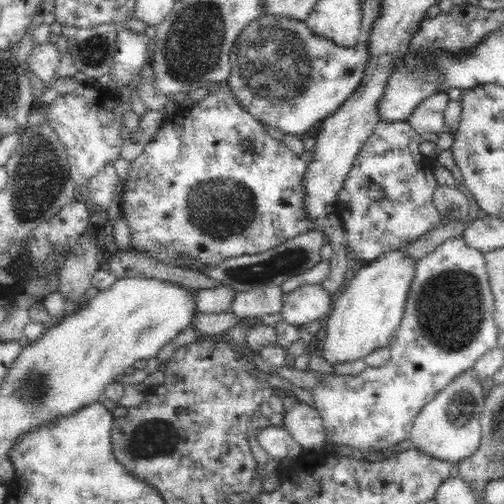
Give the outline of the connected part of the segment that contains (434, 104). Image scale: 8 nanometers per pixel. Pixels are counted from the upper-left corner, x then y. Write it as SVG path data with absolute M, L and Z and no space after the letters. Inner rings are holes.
M436 92L423 98L408 115L407 122L423 141L436 143L440 135L447 131L444 113L449 100L447 92Z

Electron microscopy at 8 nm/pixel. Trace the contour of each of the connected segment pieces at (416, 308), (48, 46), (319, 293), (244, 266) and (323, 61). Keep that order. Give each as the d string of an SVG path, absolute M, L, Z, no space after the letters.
M447 237L440 246L437 246L432 252L424 256L424 258L418 259L416 276L414 276L414 282L410 286L404 316L400 326L398 326L398 329L394 332L389 342L390 360L384 366L366 366L360 374L350 374L350 376L335 373L326 374L319 378L320 382L310 391L314 400L315 410L318 411L318 414L323 420L326 433L325 443L332 445L344 444L344 446L356 448L356 450L364 453L377 452L380 449L386 449L390 446L400 444L402 440L410 438L414 418L422 411L422 408L428 402L434 400L442 390L445 390L450 385L450 382L453 382L460 374L468 372L482 356L485 356L490 350L497 347L498 329L494 325L493 294L491 293L491 286L487 275L486 261L483 252L476 249L476 247L468 245L464 237Z
M48 41L34 45L29 57L22 63L44 86L52 87L62 56L62 53L58 51L57 43Z
M322 283L305 284L284 294L283 321L300 327L326 320L332 310L332 295Z
M316 228L297 234L258 254L243 254L228 258L214 268L208 268L206 275L230 286L234 291L247 291L258 286L281 285L291 276L306 272L322 260L320 248L325 244L324 234Z
M271 17L250 22L239 34L233 52L227 80L234 95L266 127L299 136L337 113L357 92L373 57L370 41L358 41L356 46L340 48L315 37L303 22L292 18L278 21Z

